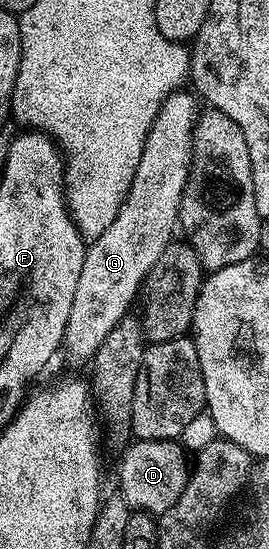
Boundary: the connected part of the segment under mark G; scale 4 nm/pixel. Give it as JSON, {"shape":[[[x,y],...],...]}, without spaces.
{"shape":[[[194,92],[188,93],[171,93],[163,101],[163,106],[159,109],[159,114],[153,117],[147,130],[145,140],[142,142],[139,150],[139,162],[137,163],[137,171],[133,175],[133,183],[129,187],[129,191],[125,195],[125,203],[121,203],[121,211],[117,213],[117,219],[113,219],[113,223],[109,223],[109,227],[105,227],[105,231],[101,236],[94,238],[87,245],[87,254],[85,255],[85,263],[81,263],[81,279],[77,279],[77,291],[73,295],[73,307],[69,307],[69,323],[65,323],[65,335],[63,336],[62,348],[67,349],[67,353],[75,361],[90,362],[94,358],[95,353],[101,347],[101,343],[105,343],[105,335],[109,335],[109,331],[113,331],[113,327],[117,327],[117,323],[121,323],[121,319],[128,316],[131,304],[136,304],[137,298],[141,293],[141,286],[147,279],[148,273],[157,263],[157,259],[161,259],[161,255],[165,251],[167,245],[172,244],[174,233],[177,233],[177,222],[179,220],[179,208],[183,200],[183,192],[187,186],[187,177],[191,170],[191,158],[193,156],[193,146],[195,143],[195,121],[199,118],[201,112],[200,102],[197,100]]]}

